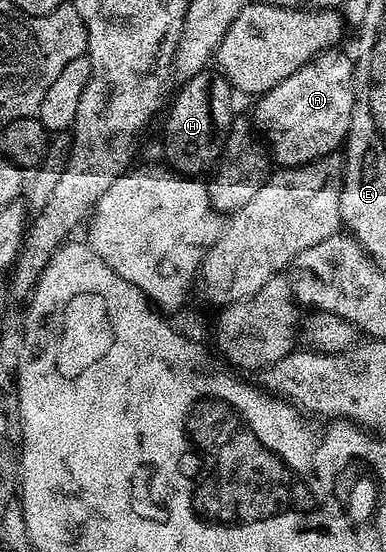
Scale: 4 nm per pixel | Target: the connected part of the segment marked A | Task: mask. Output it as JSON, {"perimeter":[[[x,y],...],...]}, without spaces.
{"perimeter":[[[338,52],[319,53],[307,65],[302,65],[300,71],[288,75],[284,83],[257,98],[252,121],[268,146],[269,156],[275,162],[278,160],[279,166],[307,165],[345,146],[352,123],[356,61],[351,54],[349,57]]]}

